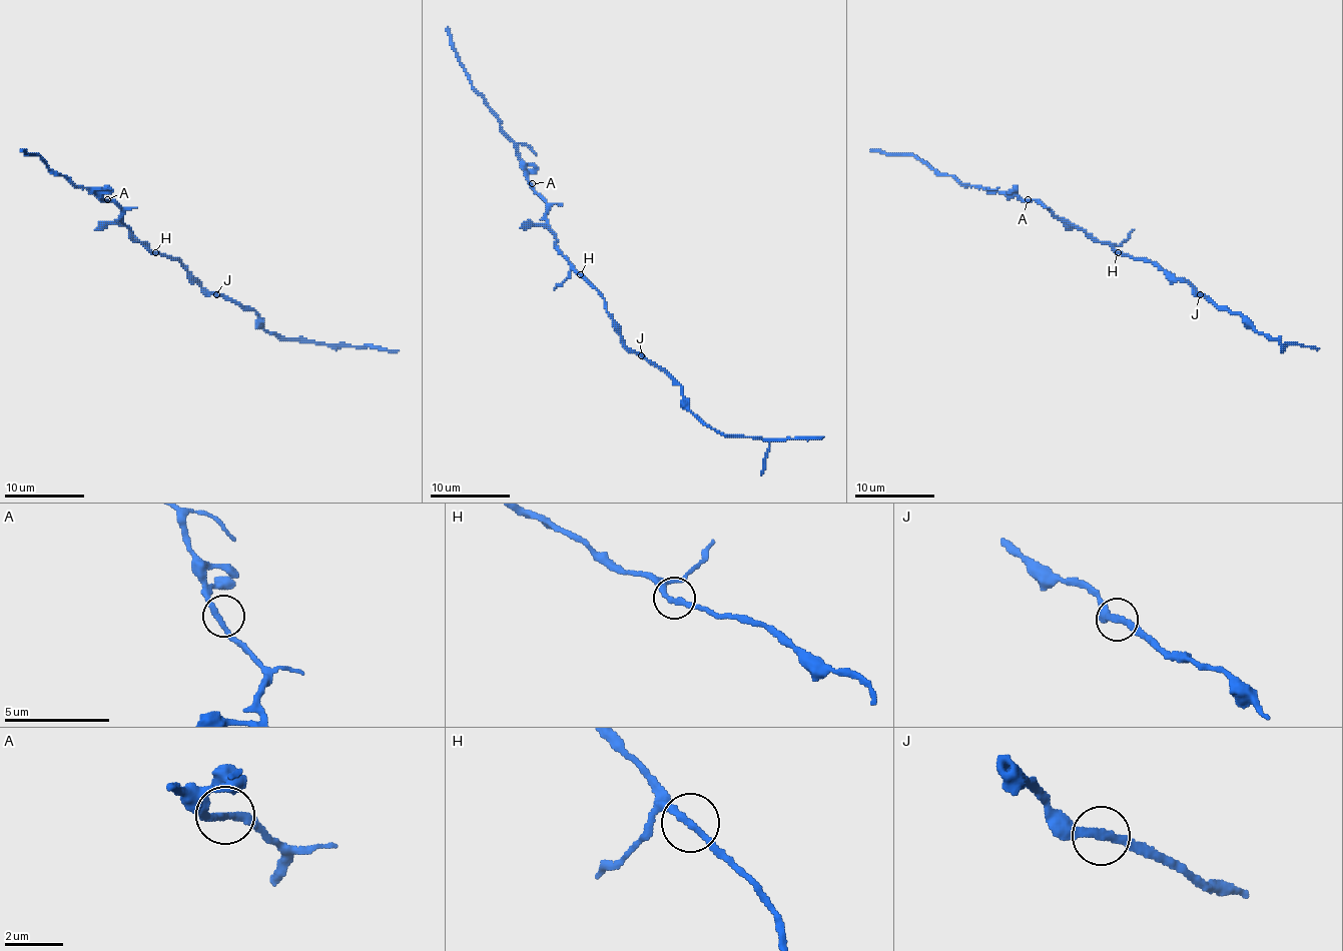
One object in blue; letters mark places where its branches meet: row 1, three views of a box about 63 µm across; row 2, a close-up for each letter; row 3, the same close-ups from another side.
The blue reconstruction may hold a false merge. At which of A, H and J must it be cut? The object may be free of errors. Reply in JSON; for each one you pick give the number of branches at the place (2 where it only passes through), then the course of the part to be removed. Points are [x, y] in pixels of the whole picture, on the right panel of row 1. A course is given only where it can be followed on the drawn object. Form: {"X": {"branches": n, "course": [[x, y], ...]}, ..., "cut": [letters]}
{"cut": []}

